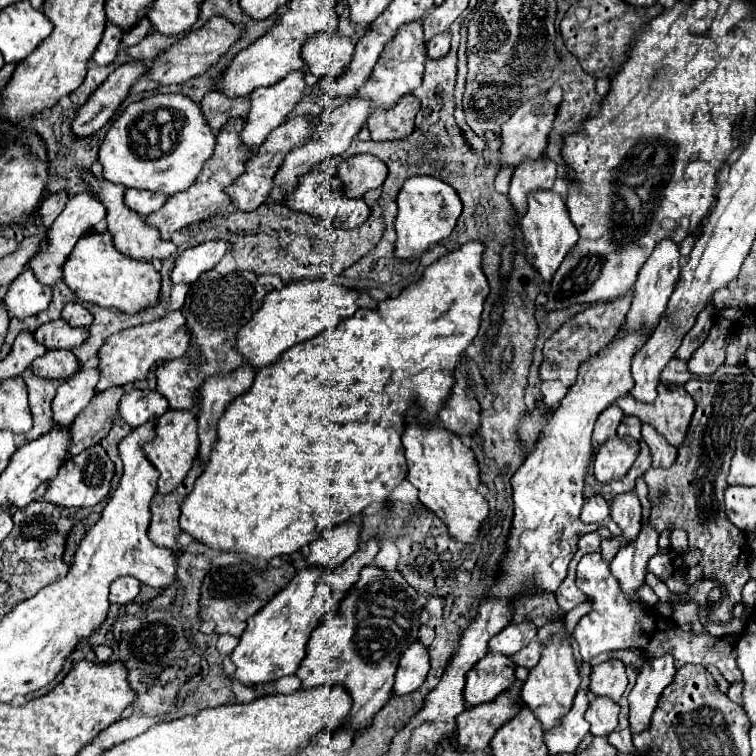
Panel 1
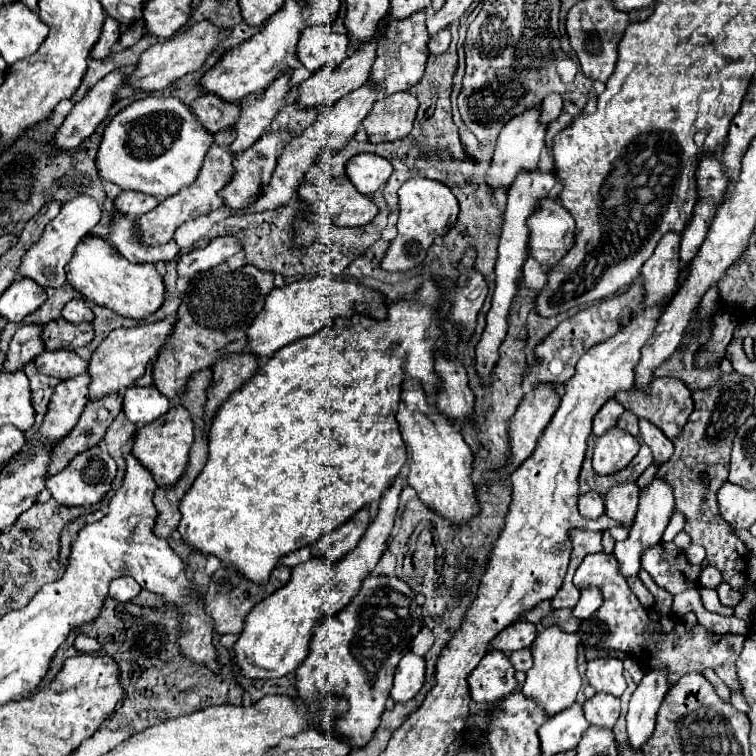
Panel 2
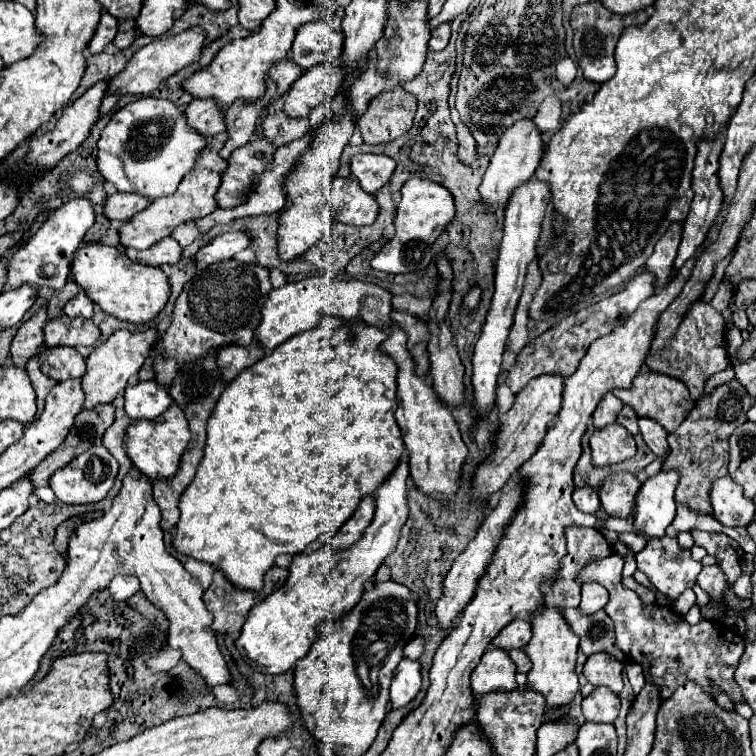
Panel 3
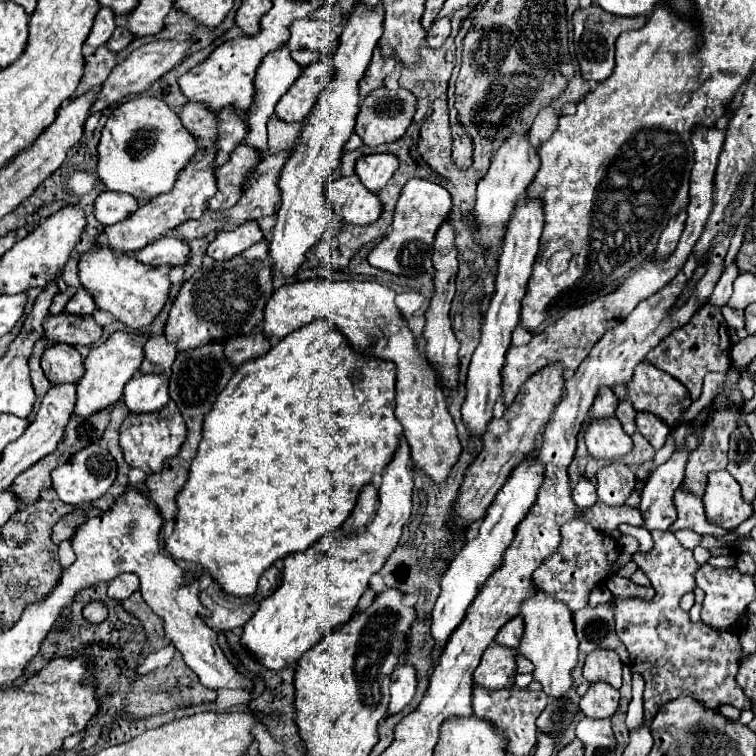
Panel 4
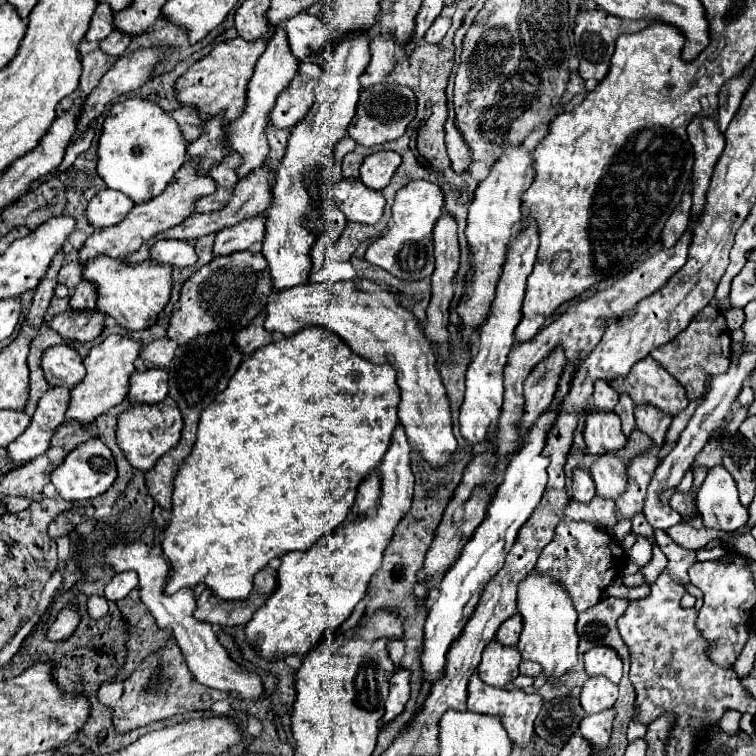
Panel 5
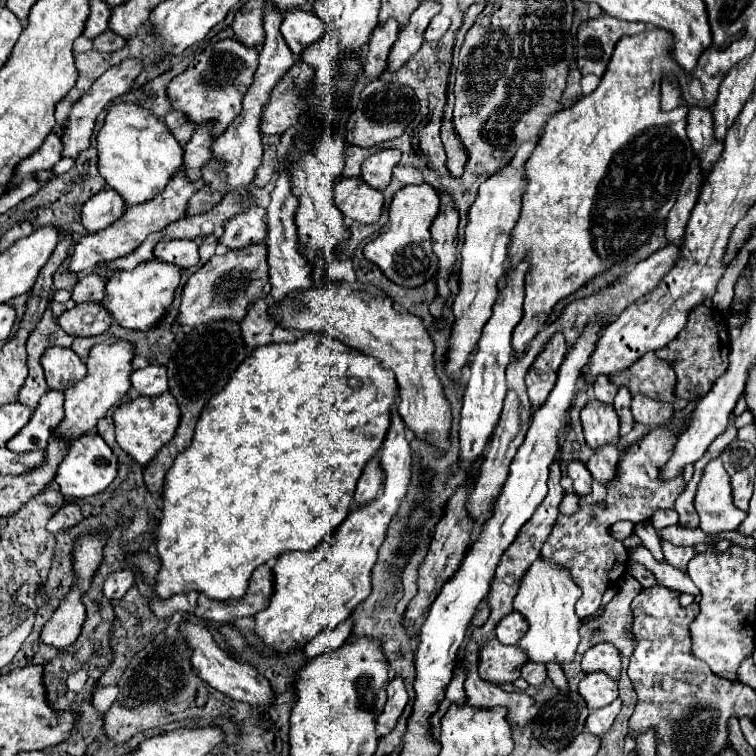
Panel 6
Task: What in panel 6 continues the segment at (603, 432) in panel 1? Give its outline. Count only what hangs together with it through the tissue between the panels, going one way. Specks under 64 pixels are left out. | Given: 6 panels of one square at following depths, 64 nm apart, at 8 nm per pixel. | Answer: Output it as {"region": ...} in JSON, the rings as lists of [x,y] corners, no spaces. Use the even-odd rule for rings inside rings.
{"region":[[[598,376],[598,378],[594,380],[594,396],[596,396],[596,400],[610,404],[610,402],[614,400],[616,392],[618,392],[618,386],[614,386],[614,384],[608,380],[608,376]]]}

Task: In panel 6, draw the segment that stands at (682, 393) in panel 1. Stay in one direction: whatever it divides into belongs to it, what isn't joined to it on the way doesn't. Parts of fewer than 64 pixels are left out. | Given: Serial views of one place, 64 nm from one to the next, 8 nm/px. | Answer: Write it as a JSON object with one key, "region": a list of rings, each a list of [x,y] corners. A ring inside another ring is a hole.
{"region":[[[654,352],[644,354],[640,360],[636,360],[636,364],[628,366],[626,370],[612,374],[610,380],[616,386],[626,386],[632,394],[644,394],[658,402],[680,404],[680,400],[674,398],[676,374],[670,362],[654,356]]]}

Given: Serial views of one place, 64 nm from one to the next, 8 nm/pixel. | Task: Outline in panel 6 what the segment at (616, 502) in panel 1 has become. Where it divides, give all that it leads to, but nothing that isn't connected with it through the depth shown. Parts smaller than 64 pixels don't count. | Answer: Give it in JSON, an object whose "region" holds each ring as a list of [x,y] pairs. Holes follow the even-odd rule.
{"region":[[[604,444],[594,450],[590,460],[586,462],[586,468],[590,474],[600,482],[612,482],[616,476],[616,462],[620,458],[620,452],[614,444]]]}

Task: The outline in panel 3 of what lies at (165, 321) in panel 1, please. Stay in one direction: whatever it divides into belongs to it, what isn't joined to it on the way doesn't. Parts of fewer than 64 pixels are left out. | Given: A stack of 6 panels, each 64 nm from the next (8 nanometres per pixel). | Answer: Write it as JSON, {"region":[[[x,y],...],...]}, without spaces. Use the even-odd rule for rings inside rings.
{"region":[[[146,328],[144,332],[130,332],[130,330],[116,330],[102,346],[96,346],[92,354],[86,358],[86,374],[82,376],[82,390],[84,390],[84,408],[90,410],[96,404],[112,402],[136,376],[148,358],[150,348],[158,338],[156,328]]]}

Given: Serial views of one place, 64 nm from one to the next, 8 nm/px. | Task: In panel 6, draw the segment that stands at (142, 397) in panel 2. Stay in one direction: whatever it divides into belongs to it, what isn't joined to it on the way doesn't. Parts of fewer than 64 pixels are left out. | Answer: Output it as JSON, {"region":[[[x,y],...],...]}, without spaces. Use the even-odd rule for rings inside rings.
{"region":[[[148,364],[146,368],[132,370],[132,388],[142,396],[160,396],[168,390],[168,378],[164,364]]]}

